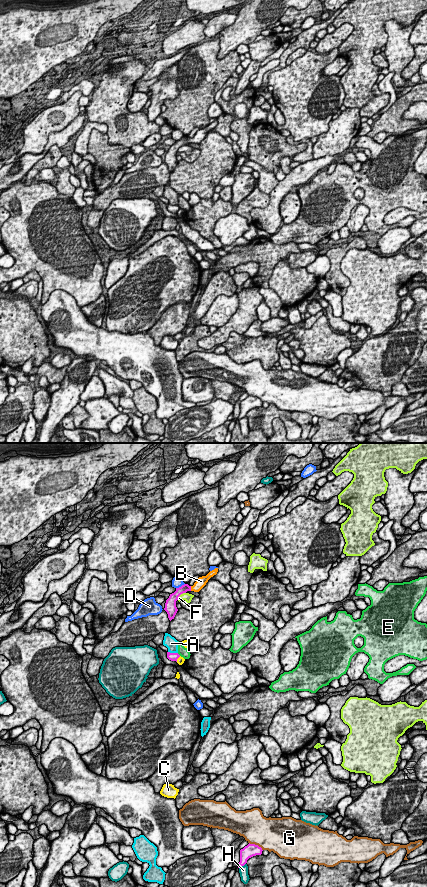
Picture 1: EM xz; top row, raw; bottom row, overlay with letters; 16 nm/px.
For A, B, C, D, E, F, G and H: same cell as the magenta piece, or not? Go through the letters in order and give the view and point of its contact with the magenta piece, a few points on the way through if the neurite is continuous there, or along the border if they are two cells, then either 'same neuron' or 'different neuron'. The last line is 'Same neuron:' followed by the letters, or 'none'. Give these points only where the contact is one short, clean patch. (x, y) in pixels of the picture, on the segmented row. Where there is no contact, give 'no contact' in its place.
A: meets magenta in xz at (173, 653); different neuron
B: meets magenta in xz at (190, 588); runs through xz (184, 588), (190, 588), (201, 581); same neuron
C: meets magenta in xz at (177, 658); border along xz (180, 656), (176, 661); different neuron
D: meets magenta in xz at (181, 586); different neuron
E: meets magenta in xz at (178, 654); border along xz (177, 653), (180, 655); different neuron
F: meets magenta in xz at (180, 594); different neuron
G: meets magenta in xz at (256, 845); different neuron
H: meets magenta in xz at (241, 866); different neuron
Same neuron: B

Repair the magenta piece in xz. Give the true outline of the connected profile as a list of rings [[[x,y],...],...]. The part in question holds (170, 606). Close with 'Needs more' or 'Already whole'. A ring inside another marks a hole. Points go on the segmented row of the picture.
[[[215,568],[214,570],[210,571],[206,576],[199,577],[193,586],[189,586],[188,584],[184,584],[179,588],[176,588],[176,591],[172,594],[170,594],[169,598],[166,600],[165,608],[164,610],[168,614],[168,618],[171,621],[174,619],[178,609],[176,607],[176,601],[178,600],[178,597],[186,593],[187,591],[194,591],[199,592],[208,582],[208,580],[216,575],[218,572],[218,568]]]. Needs more

